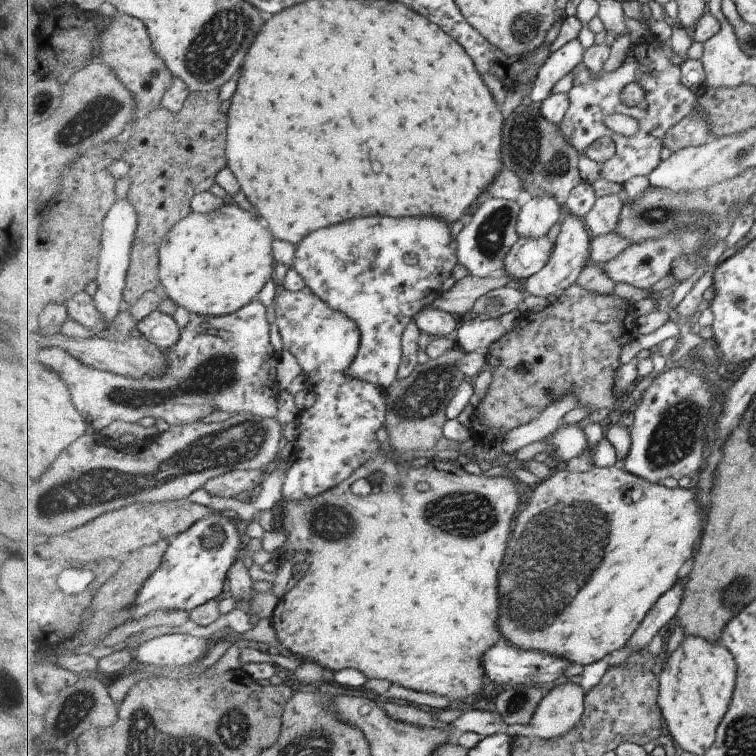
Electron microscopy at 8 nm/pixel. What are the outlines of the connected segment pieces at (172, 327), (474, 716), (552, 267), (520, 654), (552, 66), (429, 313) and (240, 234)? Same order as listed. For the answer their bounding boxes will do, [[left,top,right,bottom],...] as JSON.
[[137,311,181,350],[452,710,506,737],[522,213,592,297],[484,641,573,685],[530,39,585,102],[414,308,461,338],[160,202,273,316]]

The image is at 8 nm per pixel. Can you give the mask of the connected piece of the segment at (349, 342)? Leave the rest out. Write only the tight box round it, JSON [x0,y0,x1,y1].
[274,286,388,503]

